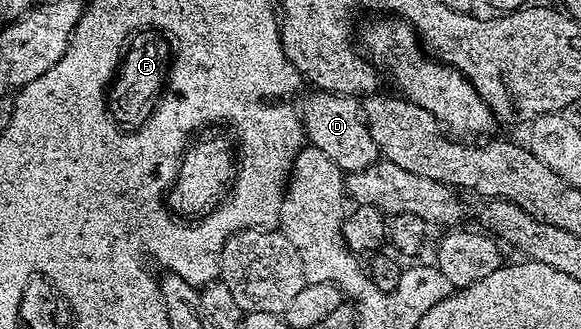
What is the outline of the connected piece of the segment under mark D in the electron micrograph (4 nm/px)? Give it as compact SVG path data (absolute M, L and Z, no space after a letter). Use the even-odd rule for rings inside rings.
M313 90L310 93L310 96L299 104L300 120L305 130L306 141L312 147L323 150L323 154L327 154L327 158L331 158L331 162L335 162L335 166L341 169L342 173L362 172L364 168L371 166L378 159L379 153L365 125L365 116L361 113L360 103L354 97L336 96L333 92Z

